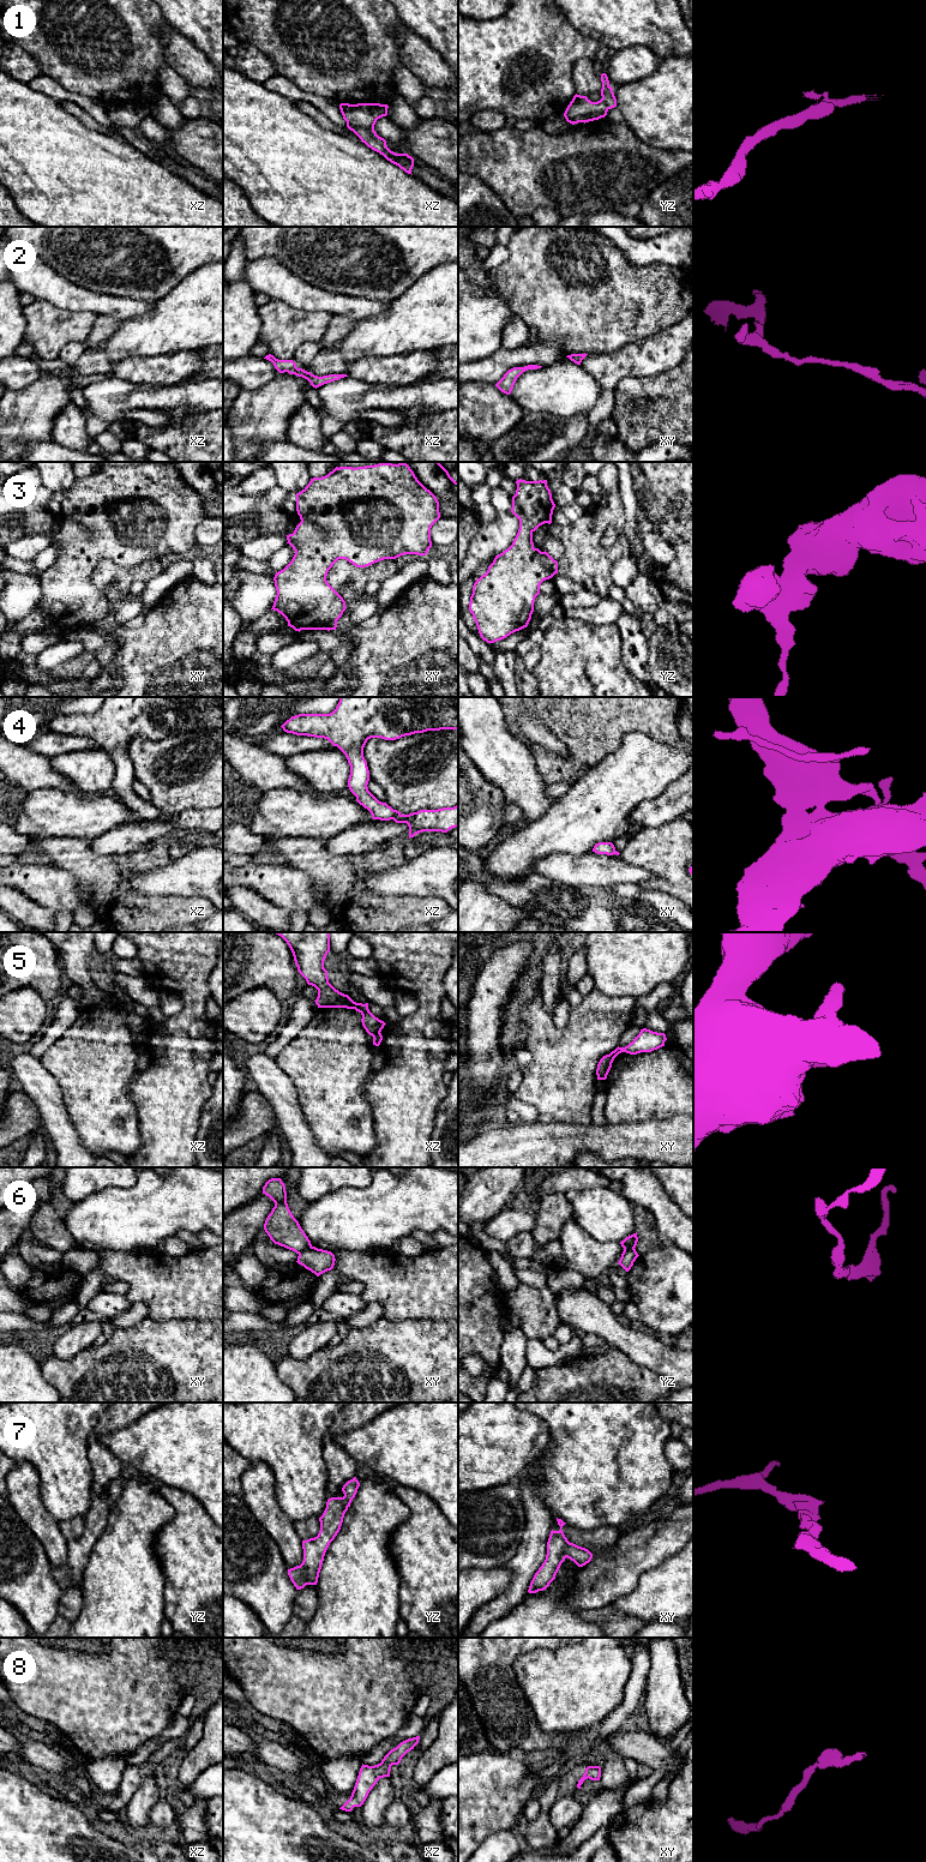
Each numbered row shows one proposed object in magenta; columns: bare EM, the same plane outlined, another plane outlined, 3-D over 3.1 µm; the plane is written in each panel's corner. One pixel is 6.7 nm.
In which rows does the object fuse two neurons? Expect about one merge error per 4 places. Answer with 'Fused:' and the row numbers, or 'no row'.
Fused: 5, 6

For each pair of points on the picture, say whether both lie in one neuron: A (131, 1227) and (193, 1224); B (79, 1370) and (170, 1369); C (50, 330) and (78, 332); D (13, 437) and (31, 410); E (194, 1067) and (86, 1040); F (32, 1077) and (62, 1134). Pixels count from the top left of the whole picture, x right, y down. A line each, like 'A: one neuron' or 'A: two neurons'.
A: one neuron
B: one neuron
C: one neuron
D: one neuron
E: two neurons
F: one neuron

